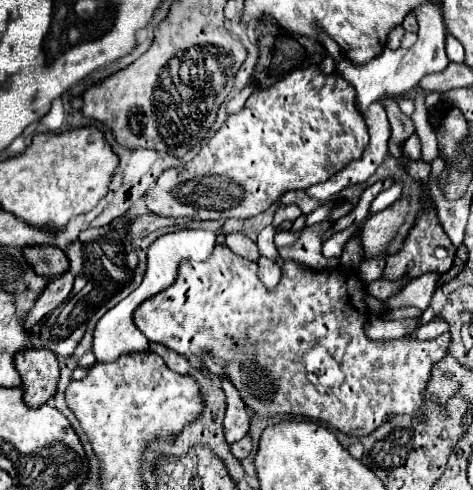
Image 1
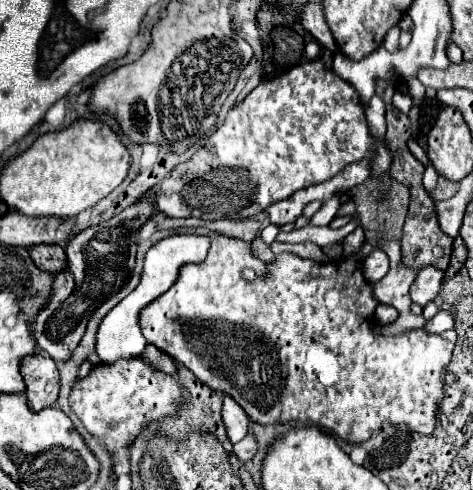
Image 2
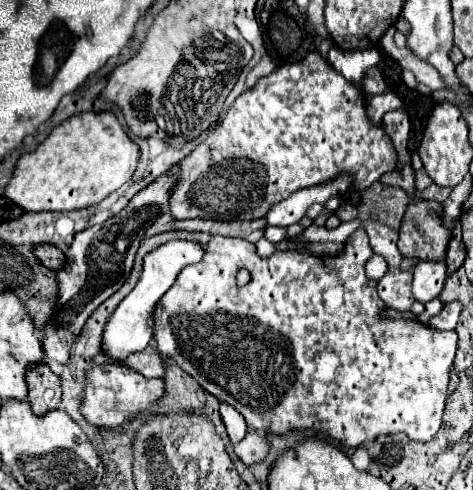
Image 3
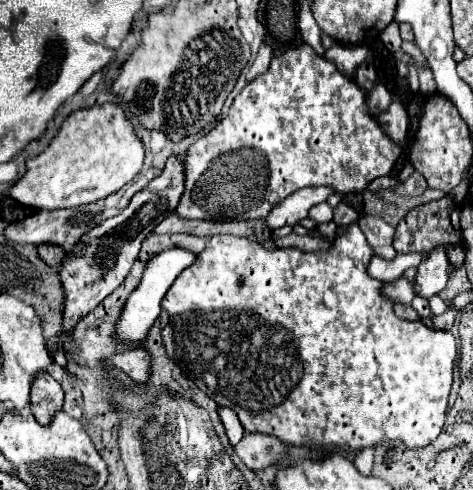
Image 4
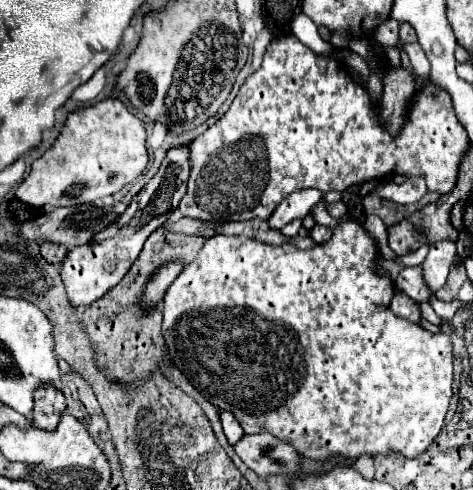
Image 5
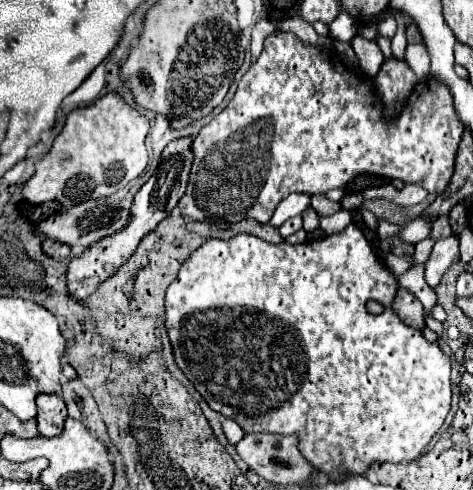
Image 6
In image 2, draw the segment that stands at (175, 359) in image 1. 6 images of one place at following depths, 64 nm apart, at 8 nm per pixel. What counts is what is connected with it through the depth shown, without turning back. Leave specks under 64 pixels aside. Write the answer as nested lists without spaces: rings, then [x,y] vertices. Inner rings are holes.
[[[152,344],[146,346],[146,350],[142,352],[140,360],[148,362],[148,364],[150,364],[154,370],[158,370],[158,372],[164,372],[164,374],[170,374],[170,376],[176,372],[174,360],[172,360],[170,356],[164,356],[164,354],[162,354],[156,346],[152,346]]]

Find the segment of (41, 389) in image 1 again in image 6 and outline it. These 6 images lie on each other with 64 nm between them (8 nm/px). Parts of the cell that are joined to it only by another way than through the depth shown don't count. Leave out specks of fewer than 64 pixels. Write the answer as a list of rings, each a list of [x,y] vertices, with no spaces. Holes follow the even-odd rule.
[[[38,396],[36,398],[38,414],[38,432],[44,438],[56,438],[64,430],[64,420],[66,420],[66,404],[60,396]]]

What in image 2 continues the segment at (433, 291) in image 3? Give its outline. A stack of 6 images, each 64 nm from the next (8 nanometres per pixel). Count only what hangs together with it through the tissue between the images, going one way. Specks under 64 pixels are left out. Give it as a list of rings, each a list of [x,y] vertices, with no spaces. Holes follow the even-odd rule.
[[[426,266],[426,268],[420,268],[416,272],[416,280],[410,288],[410,298],[412,302],[420,304],[420,306],[426,306],[430,300],[434,300],[442,288],[442,282],[444,282],[444,272],[438,270],[438,268],[432,268],[432,266]]]

